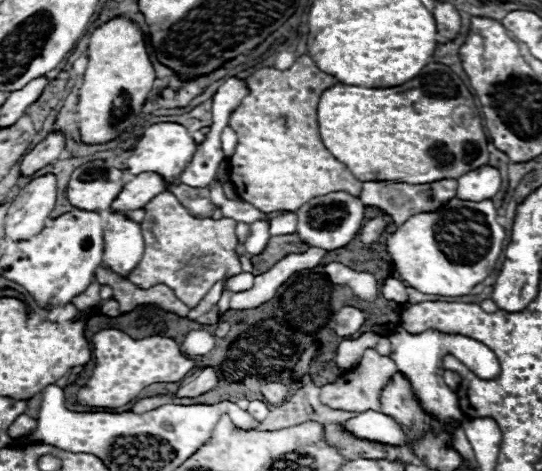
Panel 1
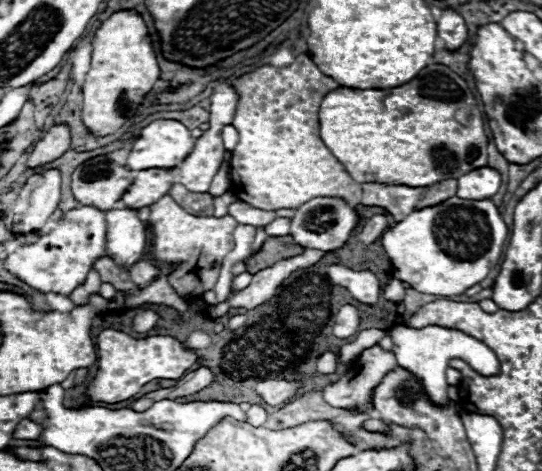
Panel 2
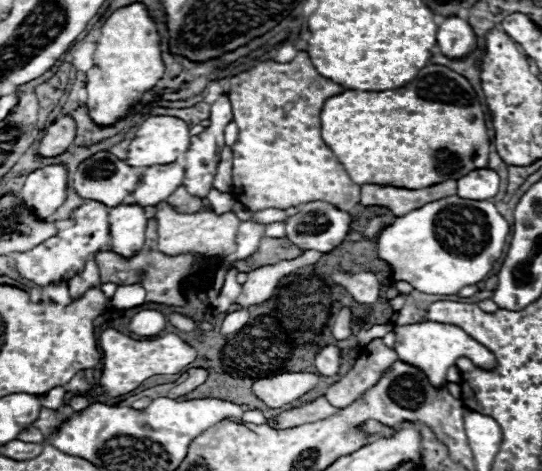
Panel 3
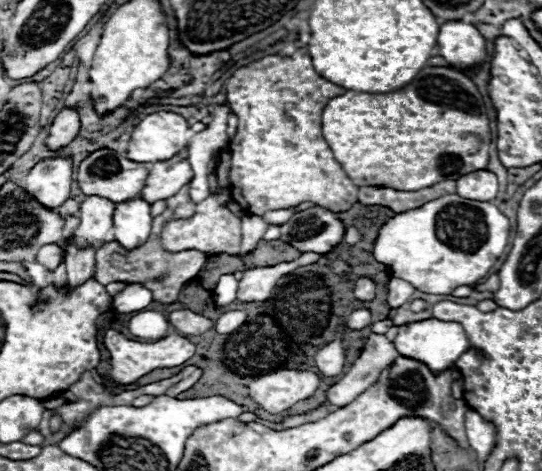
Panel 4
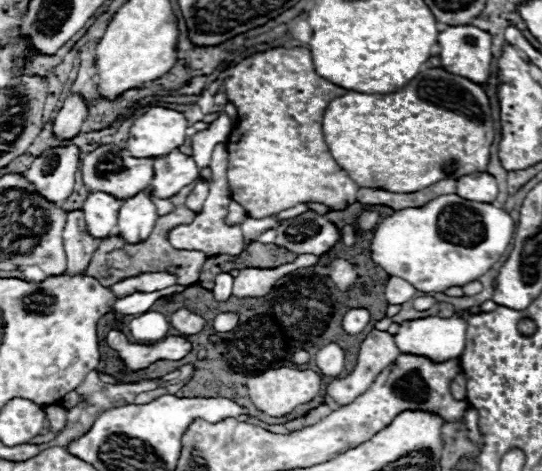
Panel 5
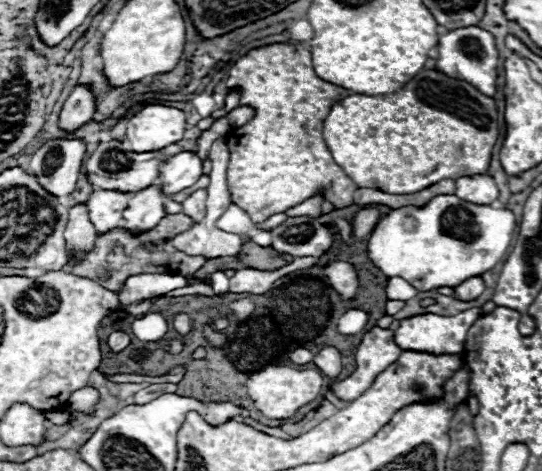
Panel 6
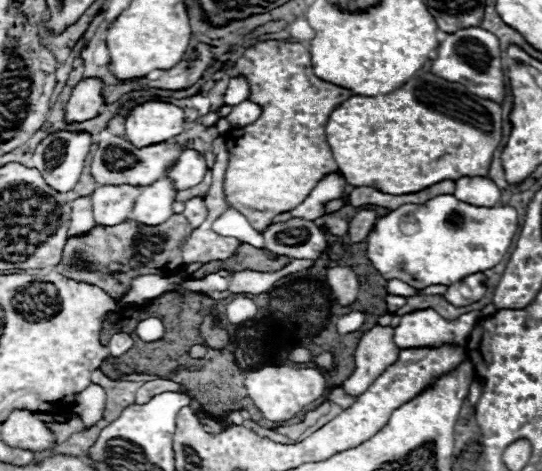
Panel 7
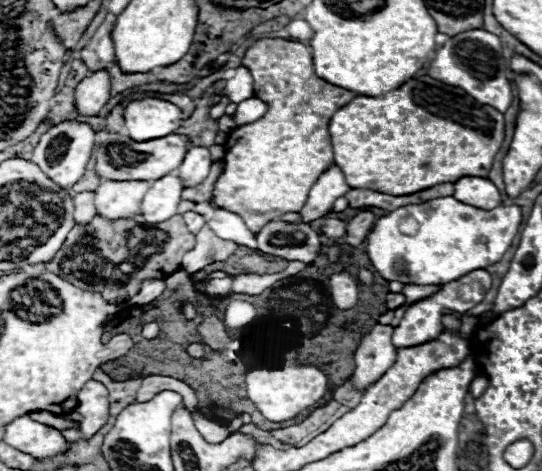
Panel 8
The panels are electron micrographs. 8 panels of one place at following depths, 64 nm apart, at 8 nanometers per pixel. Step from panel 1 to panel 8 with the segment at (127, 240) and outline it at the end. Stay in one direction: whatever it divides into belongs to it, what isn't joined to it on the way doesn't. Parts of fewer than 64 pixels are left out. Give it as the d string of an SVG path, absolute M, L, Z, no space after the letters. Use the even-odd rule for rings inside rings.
M166 174L150 186L136 214L142 214L148 222L164 222L172 218L178 212L182 190L182 180L176 174Z

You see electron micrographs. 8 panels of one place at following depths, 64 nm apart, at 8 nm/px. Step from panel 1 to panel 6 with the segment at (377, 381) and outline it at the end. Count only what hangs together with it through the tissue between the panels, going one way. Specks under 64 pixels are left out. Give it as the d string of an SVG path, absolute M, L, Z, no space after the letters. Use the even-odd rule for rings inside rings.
M374 326L364 334L356 350L356 370L348 378L334 382L330 386L332 392L346 402L358 398L368 390L374 378L400 356L400 352L402 350L396 346L392 330Z

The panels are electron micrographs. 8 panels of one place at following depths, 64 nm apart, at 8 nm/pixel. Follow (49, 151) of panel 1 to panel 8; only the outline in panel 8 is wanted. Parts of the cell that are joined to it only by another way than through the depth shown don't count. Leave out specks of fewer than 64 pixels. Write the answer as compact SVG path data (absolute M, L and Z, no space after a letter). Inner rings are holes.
M106 70L92 72L76 86L76 108L80 114L94 116L110 98L110 74Z

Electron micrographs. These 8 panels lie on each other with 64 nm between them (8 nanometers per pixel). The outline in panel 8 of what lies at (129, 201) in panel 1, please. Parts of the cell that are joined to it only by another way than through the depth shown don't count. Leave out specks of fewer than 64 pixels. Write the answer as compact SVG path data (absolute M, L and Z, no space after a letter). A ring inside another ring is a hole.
M190 146L186 152L186 158L184 158L182 166L176 170L176 174L182 178L184 186L190 188L190 186L196 186L206 180L210 166L212 166L210 150L202 148L202 146Z

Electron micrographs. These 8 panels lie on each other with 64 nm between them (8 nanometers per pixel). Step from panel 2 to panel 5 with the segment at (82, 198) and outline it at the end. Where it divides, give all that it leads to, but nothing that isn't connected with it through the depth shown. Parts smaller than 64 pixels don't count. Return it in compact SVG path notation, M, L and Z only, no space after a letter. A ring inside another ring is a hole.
M112 144L98 146L82 160L82 180L92 192L108 192L116 198L132 198L138 192L146 190L154 178L154 160L156 158L134 158L126 148L116 148Z

